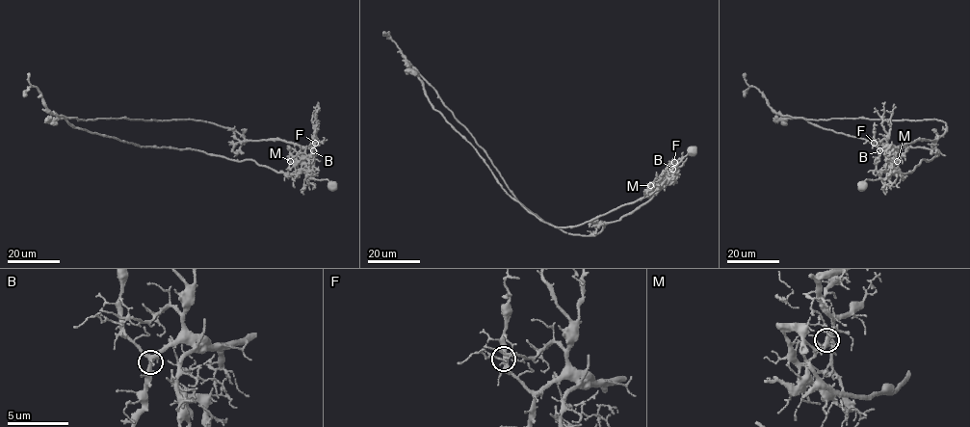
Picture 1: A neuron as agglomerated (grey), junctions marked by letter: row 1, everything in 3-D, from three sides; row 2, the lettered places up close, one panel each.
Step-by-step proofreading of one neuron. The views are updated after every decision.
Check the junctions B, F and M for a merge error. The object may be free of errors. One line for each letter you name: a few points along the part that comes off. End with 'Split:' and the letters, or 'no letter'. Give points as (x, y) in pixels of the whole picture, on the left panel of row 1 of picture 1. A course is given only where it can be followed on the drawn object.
M: course (291, 161), (303, 148), (279, 140), (247, 140), (236, 131), (204, 121), (56, 116), (29, 83), (29, 72)
Split: M

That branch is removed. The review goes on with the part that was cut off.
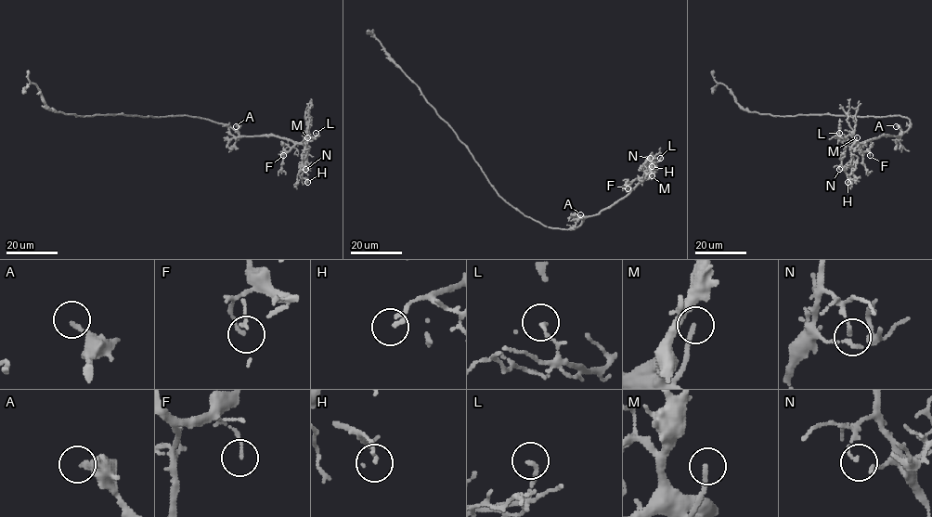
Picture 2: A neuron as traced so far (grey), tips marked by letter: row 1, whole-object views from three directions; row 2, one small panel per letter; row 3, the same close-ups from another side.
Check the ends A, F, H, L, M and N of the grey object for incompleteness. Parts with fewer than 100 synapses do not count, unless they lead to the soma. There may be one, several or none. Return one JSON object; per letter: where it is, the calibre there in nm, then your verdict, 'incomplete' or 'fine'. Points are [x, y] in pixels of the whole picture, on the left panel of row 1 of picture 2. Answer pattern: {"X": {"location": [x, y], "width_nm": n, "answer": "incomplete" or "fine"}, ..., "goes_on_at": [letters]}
{"A": {"location": [236, 126], "width_nm": 200, "answer": "fine"}, "F": {"location": [283, 155], "width_nm": 110, "answer": "fine"}, "H": {"location": [307, 182], "width_nm": 160, "answer": "fine"}, "L": {"location": [316, 133], "width_nm": 150, "answer": "fine"}, "M": {"location": [307, 137], "width_nm": 180, "answer": "incomplete"}, "N": {"location": [305, 169], "width_nm": 120, "answer": "fine"}, "goes_on_at": ["M"]}

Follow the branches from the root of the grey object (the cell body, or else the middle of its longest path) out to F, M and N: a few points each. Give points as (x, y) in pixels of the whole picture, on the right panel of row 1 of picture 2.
F: (882, 117), (906, 117), (910, 126), (899, 136), (882, 135), (861, 142), (860, 148), (870, 155)
M: (882, 117), (906, 117), (910, 126), (899, 136), (882, 135), (855, 142), (857, 137)
N: (882, 117), (906, 117), (910, 126), (899, 136), (882, 135), (860, 142), (849, 142), (845, 147), (839, 169)

